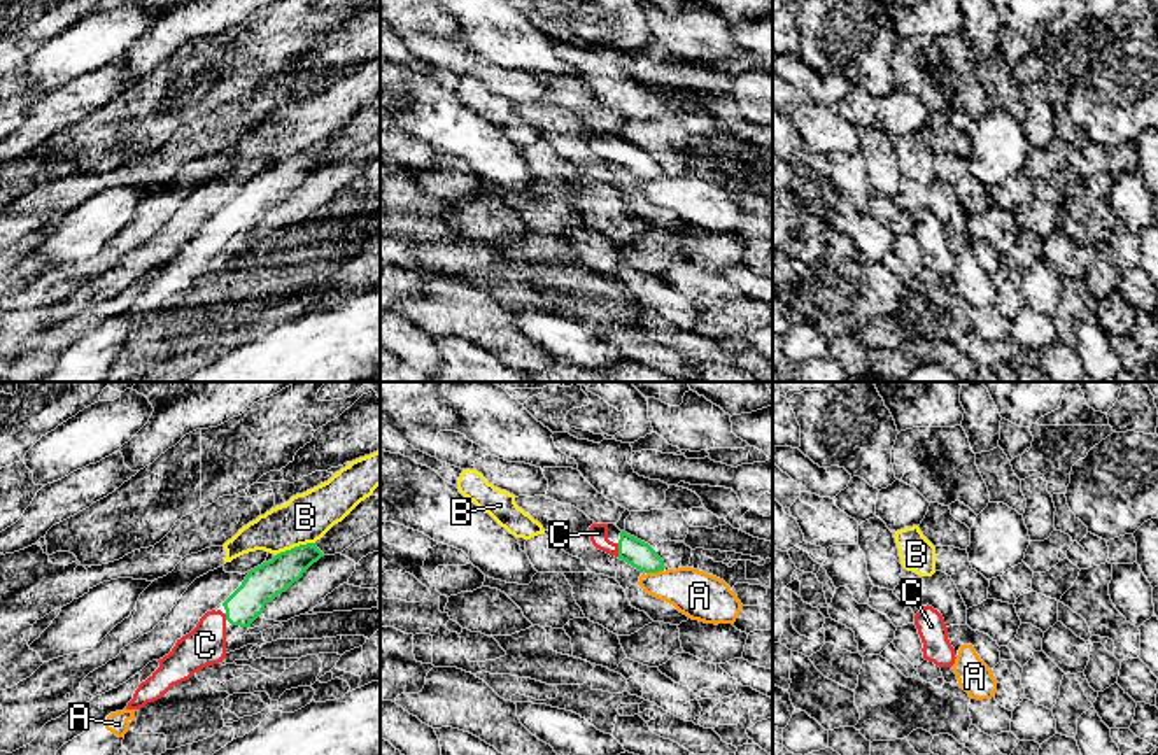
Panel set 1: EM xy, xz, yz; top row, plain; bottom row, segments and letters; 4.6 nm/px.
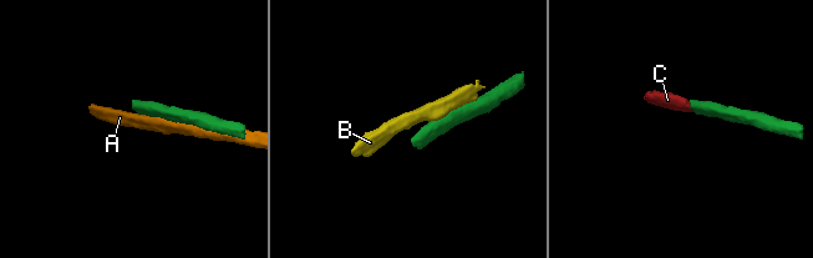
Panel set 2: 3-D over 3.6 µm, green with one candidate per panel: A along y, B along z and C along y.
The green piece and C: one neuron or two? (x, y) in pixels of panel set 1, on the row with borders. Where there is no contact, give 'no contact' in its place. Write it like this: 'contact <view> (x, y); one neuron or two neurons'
contact xz (619, 550); one neuron

